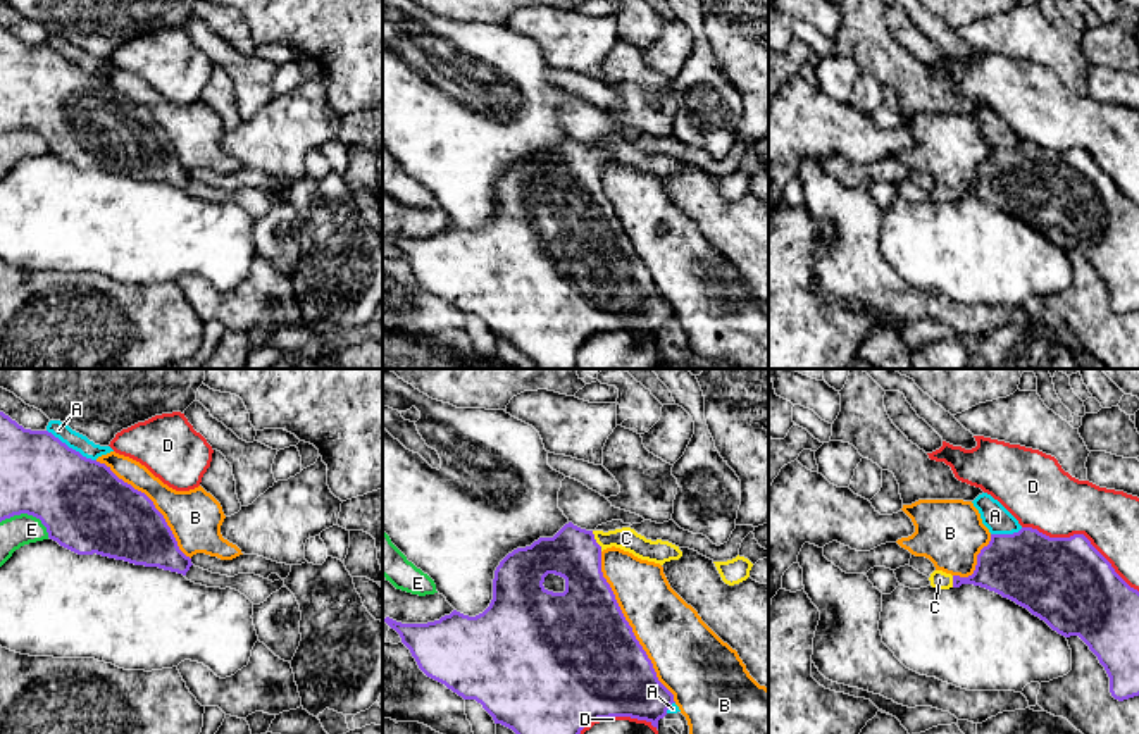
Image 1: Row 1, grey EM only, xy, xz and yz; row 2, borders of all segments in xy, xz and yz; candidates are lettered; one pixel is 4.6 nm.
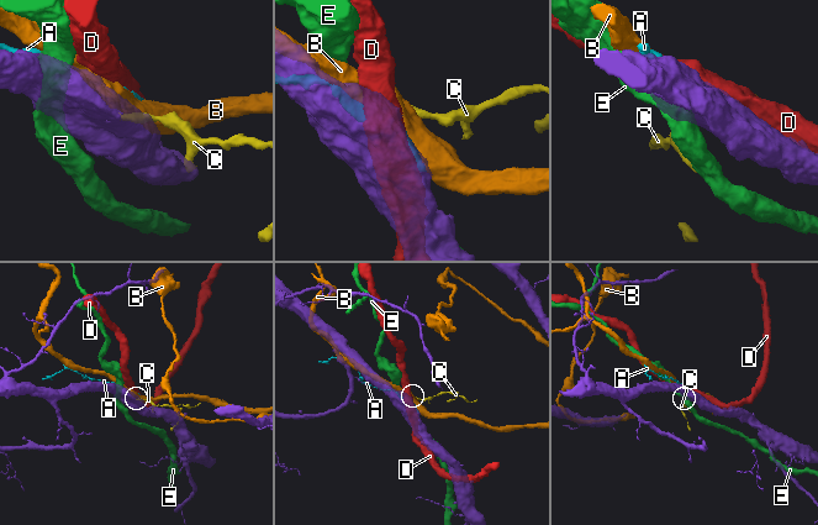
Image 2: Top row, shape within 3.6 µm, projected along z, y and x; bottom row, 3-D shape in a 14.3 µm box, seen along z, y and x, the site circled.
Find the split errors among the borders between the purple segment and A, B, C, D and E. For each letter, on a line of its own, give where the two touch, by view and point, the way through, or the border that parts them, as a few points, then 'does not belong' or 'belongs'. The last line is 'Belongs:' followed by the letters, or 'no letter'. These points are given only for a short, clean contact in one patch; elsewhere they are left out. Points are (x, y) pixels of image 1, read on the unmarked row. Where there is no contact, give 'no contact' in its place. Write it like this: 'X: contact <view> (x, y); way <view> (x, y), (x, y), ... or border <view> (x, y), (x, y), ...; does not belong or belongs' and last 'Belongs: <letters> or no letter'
A: contact xy (71, 62); does not belong
B: contact xz (631, 242); does not belong
C: contact xz (595, 155); way xz (572, 167), (595, 155), (626, 152); belongs
D: contact yz (1082, 149); does not belong
E: contact xy (28, 128); does not belong
Belongs: C

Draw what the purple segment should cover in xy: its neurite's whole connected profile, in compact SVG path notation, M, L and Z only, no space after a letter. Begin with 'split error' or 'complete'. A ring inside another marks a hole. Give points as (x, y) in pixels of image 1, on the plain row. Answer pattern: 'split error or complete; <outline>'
complete; M0 26L0 136L28 128L41 134L48 152L78 169L102 169L134 179L159 181L186 190L191 172L186 171L153 115L119 93L110 81L83 71L48 45L31 45Z

